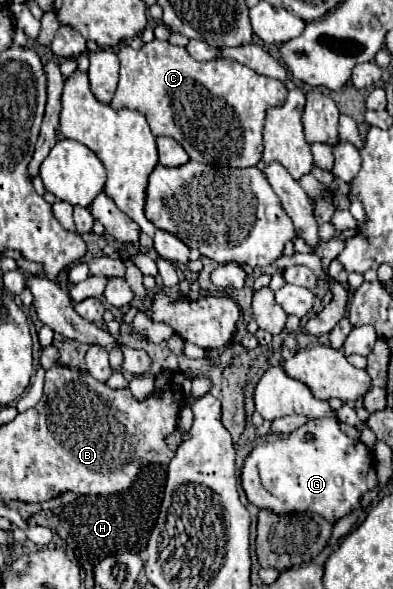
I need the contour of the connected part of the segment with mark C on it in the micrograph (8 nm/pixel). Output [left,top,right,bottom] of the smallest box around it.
[111,39,287,167]

